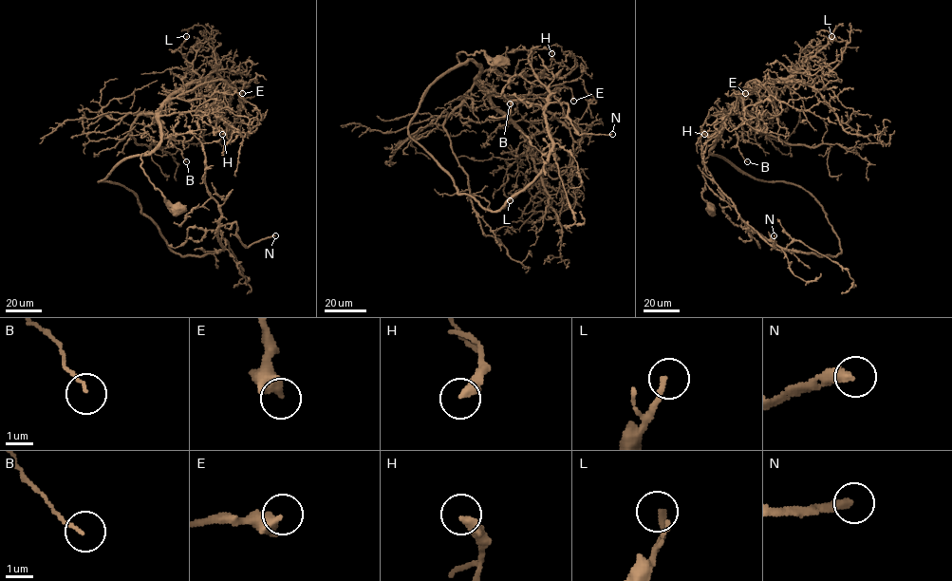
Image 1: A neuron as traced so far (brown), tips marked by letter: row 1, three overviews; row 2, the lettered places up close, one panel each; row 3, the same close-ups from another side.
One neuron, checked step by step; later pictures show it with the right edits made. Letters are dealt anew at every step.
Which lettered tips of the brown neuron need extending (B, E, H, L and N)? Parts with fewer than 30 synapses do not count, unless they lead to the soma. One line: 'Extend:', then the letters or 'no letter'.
Extend: L, N

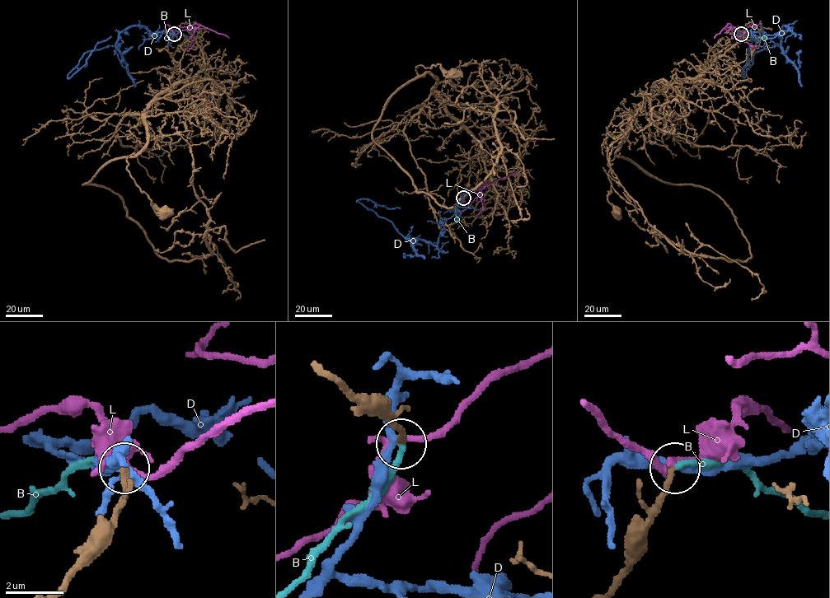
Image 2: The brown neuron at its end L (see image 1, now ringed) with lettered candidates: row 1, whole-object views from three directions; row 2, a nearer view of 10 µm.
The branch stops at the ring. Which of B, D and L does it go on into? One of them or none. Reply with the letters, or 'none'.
B

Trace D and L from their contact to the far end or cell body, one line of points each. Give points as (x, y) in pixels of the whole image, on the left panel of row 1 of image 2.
D: (174, 34), (152, 36), (143, 26), (128, 26), (114, 46), (86, 52), (67, 77), (111, 36)
L: (174, 34), (196, 24), (199, 25), (192, 35), (193, 45), (186, 47)

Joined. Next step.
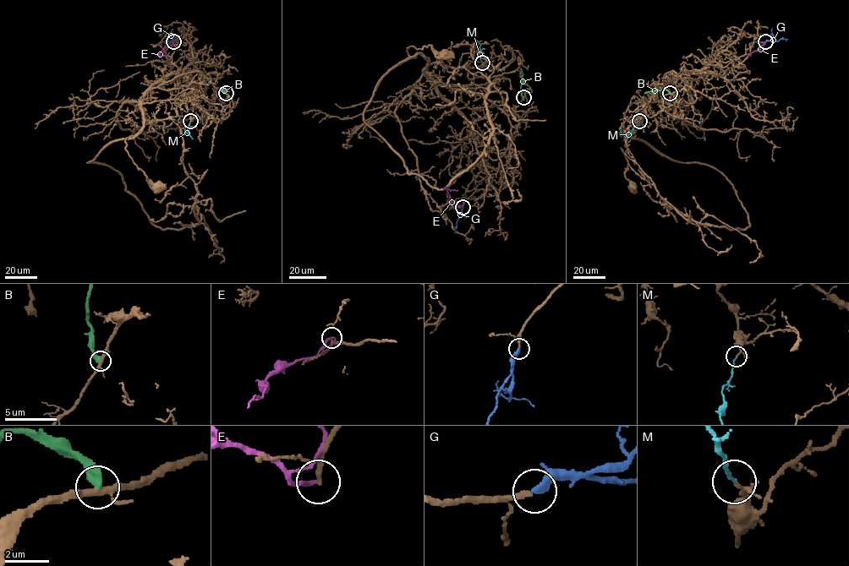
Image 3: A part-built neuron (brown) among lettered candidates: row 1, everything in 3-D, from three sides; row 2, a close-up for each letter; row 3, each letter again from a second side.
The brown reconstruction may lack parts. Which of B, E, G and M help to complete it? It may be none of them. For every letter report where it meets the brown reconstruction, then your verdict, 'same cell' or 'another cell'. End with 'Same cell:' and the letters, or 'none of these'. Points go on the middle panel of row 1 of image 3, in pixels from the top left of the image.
B: meets brown at (523, 97); another cell
E: meets brown at (462, 207); another cell
G: meets brown at (462, 207); same cell
M: meets brown at (482, 62); same cell
Same cell: G, M

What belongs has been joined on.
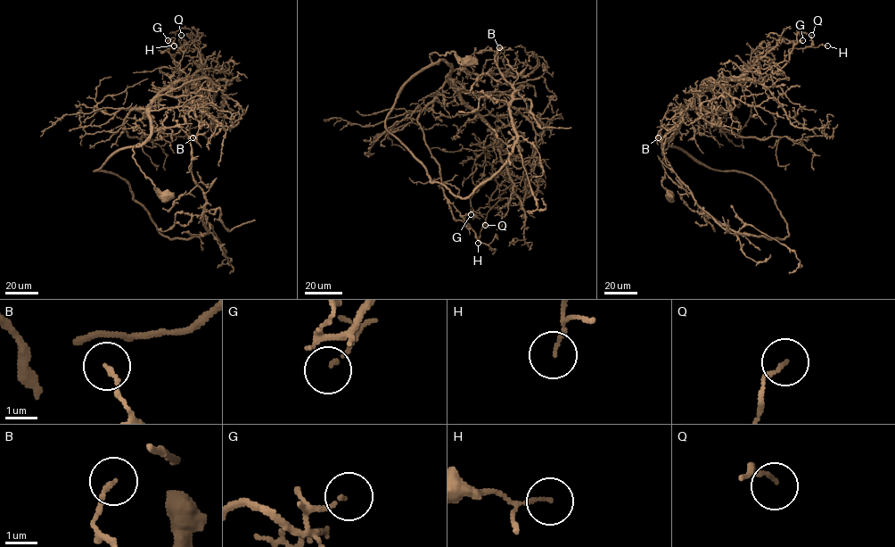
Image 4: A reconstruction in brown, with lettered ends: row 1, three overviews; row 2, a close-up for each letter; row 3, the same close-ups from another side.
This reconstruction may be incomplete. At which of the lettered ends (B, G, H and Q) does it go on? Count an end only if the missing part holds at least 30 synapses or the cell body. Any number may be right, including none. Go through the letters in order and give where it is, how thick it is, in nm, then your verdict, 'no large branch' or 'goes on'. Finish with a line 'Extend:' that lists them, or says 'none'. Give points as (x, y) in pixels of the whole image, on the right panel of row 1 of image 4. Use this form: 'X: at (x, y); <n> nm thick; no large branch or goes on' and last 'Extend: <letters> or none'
B: at (658, 137); 140 nm thick; no large branch
G: at (802, 40); 100 nm thick; no large branch
H: at (827, 45); 90 nm thick; no large branch
Q: at (811, 35); 110 nm thick; no large branch
Extend: none

